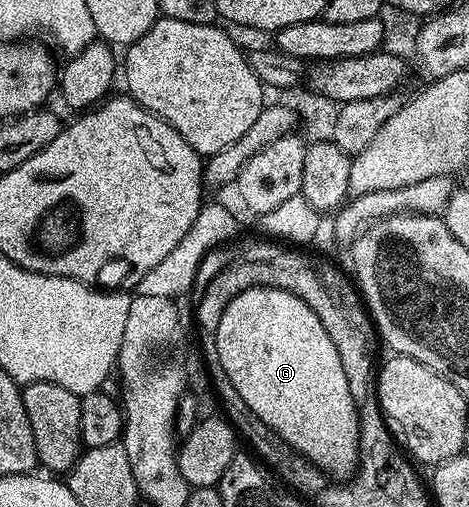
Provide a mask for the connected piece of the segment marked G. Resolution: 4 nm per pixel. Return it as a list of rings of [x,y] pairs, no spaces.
[[[281,288],[242,290],[242,294],[238,294],[226,306],[226,310],[222,314],[222,322],[218,322],[216,327],[216,357],[218,362],[222,362],[222,370],[226,370],[228,384],[234,386],[234,390],[238,390],[242,402],[246,402],[246,406],[250,406],[250,410],[254,414],[258,414],[258,418],[262,418],[262,422],[266,422],[266,426],[270,426],[276,431],[295,452],[302,454],[325,477],[344,476],[340,478],[348,478],[355,473],[360,462],[360,413],[356,411],[356,403],[350,394],[350,386],[346,382],[346,370],[342,370],[342,358],[337,341],[330,334],[326,334],[326,326],[322,326],[318,314],[314,314],[314,310],[310,310],[310,306],[306,306],[306,302],[302,302],[302,298]]]

